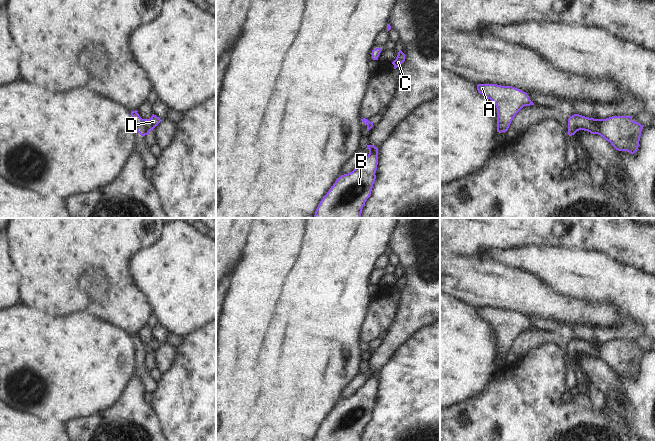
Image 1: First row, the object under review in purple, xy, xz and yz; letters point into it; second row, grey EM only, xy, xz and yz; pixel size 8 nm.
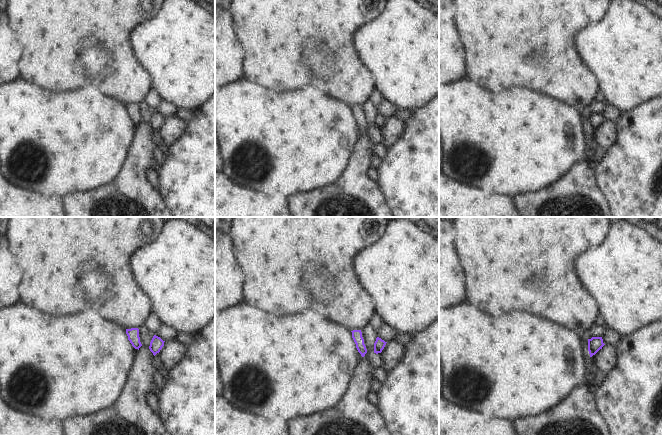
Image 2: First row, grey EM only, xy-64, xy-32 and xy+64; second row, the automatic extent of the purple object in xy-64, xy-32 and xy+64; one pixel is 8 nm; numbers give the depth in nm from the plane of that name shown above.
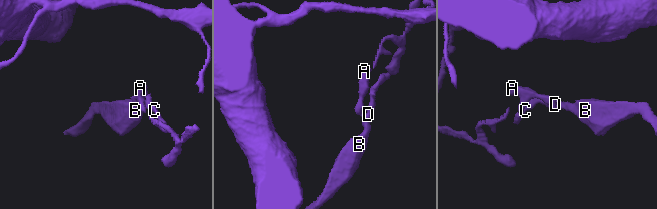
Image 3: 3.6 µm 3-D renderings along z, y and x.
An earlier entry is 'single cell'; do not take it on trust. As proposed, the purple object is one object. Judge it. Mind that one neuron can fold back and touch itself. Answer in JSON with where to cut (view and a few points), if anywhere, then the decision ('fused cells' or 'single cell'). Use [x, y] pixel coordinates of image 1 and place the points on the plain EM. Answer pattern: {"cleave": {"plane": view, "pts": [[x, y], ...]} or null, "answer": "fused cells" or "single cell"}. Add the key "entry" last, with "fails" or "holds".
{"cleave": {"plane": "xy", "pts": [[141, 343], [146, 358]]}, "answer": "fused cells", "entry": "fails"}

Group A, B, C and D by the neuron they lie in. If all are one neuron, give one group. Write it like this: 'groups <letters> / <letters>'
groups A / B C D

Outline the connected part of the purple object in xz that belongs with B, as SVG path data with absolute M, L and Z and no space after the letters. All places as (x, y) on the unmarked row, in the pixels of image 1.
M367 369L369 378L352 396L341 399L320 425L314 441L361 441L376 403L378 372Z

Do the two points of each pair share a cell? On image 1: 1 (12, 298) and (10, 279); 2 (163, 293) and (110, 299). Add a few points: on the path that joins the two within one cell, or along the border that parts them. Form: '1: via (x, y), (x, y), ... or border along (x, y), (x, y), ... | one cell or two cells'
1: via (10, 293), (10, 284) | one cell
2: border along (131, 275), (136, 287), (148, 300), (152, 314) | two cells

